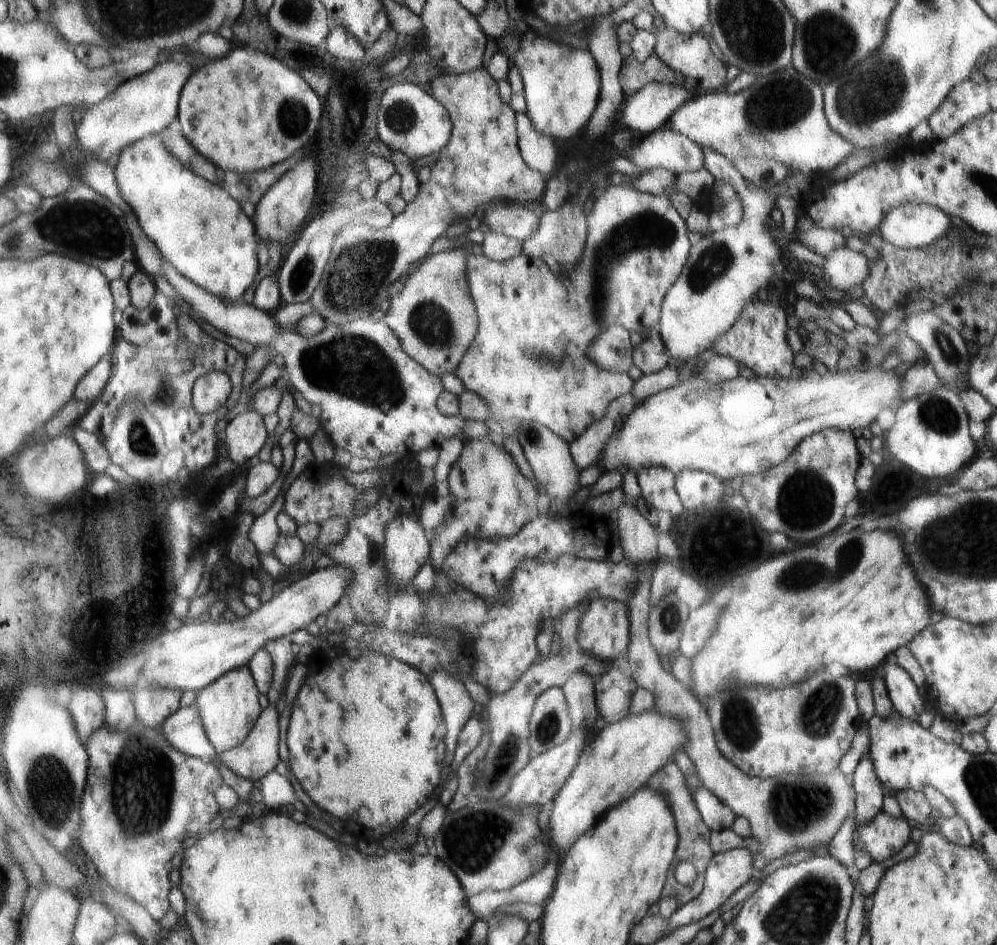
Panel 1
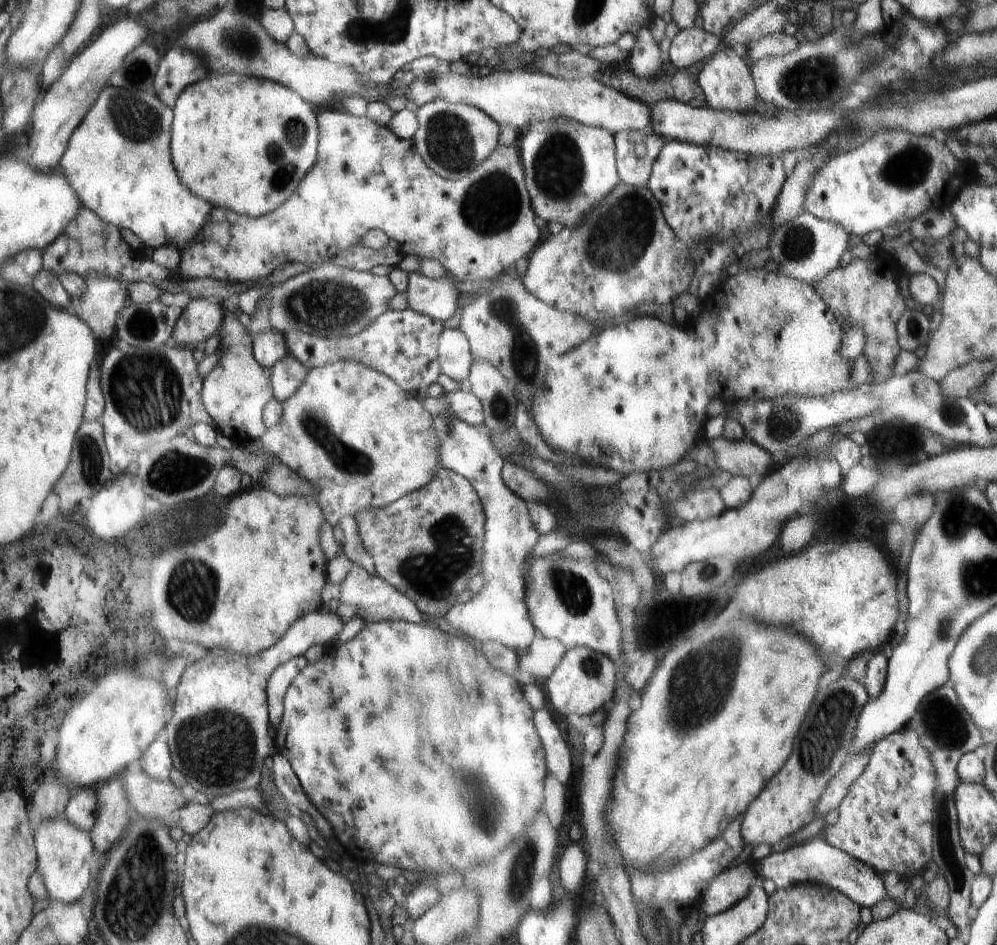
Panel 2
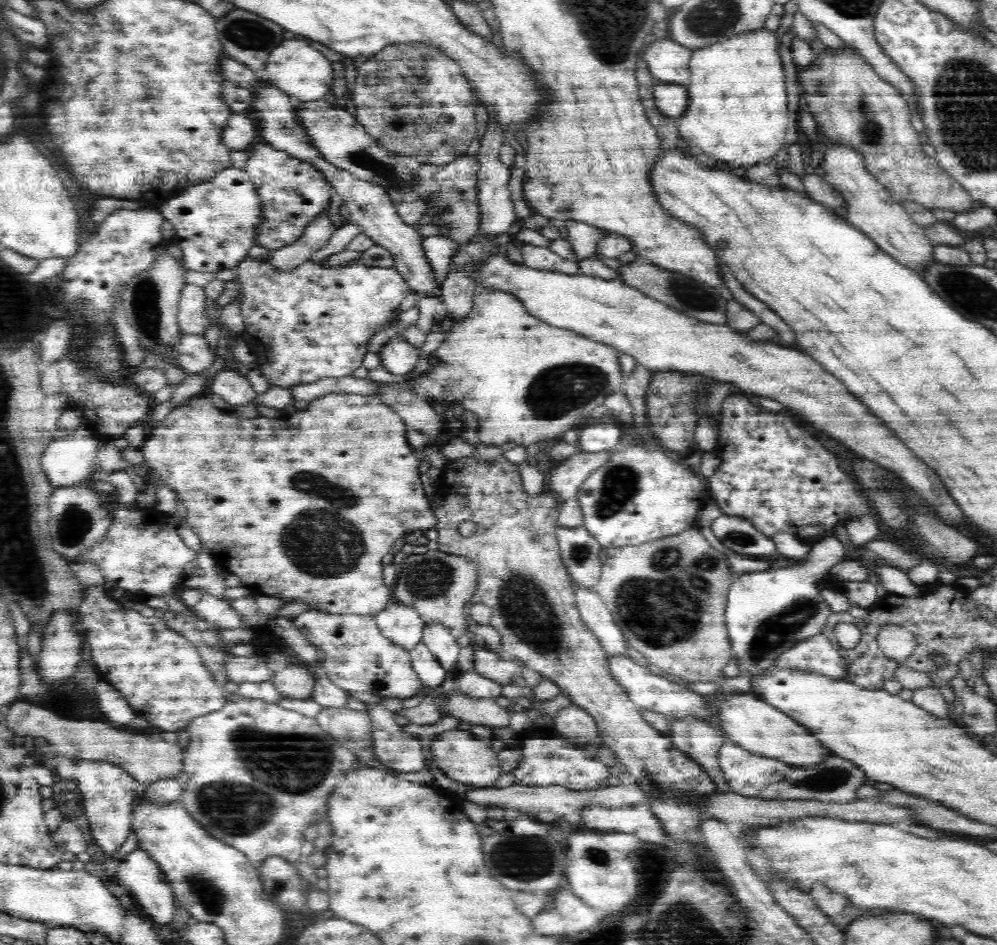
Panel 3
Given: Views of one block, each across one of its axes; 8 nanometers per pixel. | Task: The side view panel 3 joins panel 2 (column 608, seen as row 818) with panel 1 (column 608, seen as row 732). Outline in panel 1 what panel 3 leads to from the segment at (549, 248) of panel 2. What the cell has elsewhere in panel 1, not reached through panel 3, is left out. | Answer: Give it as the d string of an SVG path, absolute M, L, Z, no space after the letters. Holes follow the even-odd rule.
M619 183L606 188L606 191L602 192L601 196L594 199L593 208L587 216L587 239L582 256L569 272L555 273L539 257L531 257L523 252L507 261L495 261L484 254L473 255L469 252L467 258L467 279L469 280L469 291L476 302L480 330L478 330L476 338L469 346L469 350L466 351L455 374L462 380L466 391L478 393L478 396L481 396L487 402L492 418L494 418L495 414L495 420L498 422L500 431L504 435L503 448L510 456L514 456L514 460L518 460L518 468L522 468L522 472L526 472L526 476L530 476L531 482L536 483L537 480L518 442L516 436L517 428L521 422L526 422L526 420L546 425L546 428L551 429L554 434L570 444L588 430L590 423L597 422L598 419L601 419L606 414L608 402L612 402L618 396L632 392L635 380L628 374L608 374L608 372L600 370L600 367L589 359L587 355L588 347L592 344L594 337L597 337L609 326L621 326L629 333L642 333L660 322L661 304L664 302L665 295L668 294L669 288L680 278L681 272L689 260L691 240L688 240L688 235L684 220L680 218L680 214L674 210L674 206L664 198L664 195L643 193L632 186L628 186L626 183Z

